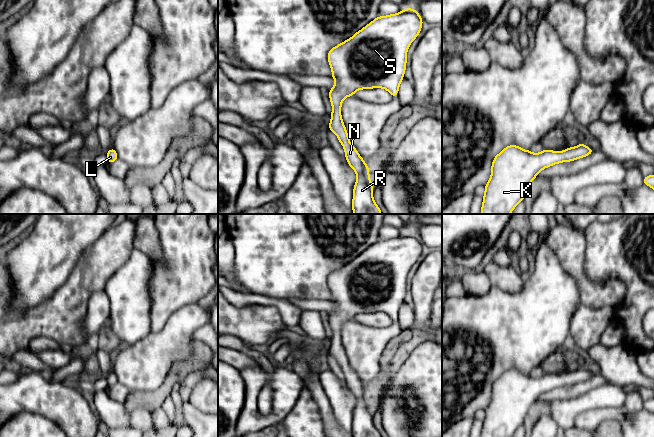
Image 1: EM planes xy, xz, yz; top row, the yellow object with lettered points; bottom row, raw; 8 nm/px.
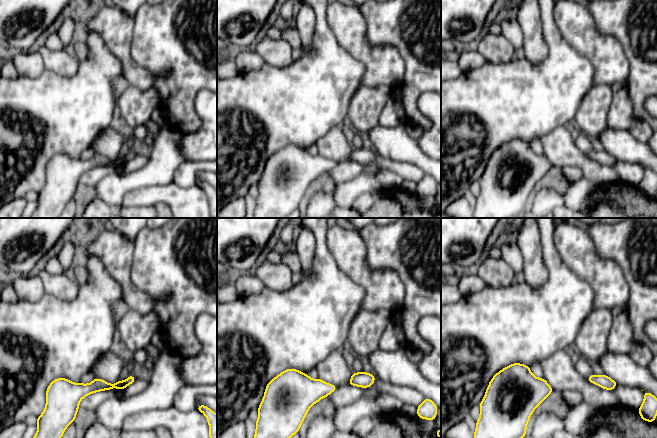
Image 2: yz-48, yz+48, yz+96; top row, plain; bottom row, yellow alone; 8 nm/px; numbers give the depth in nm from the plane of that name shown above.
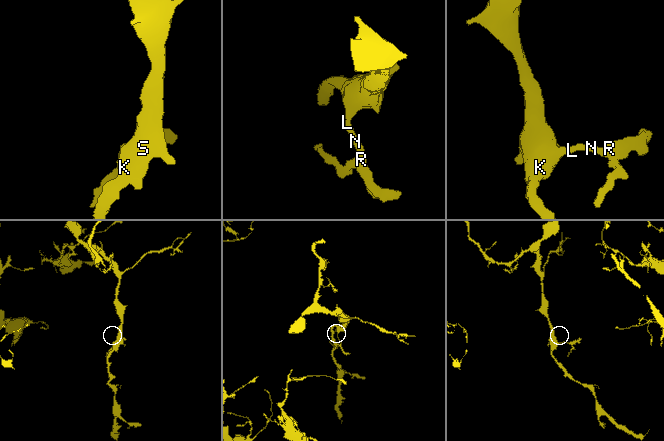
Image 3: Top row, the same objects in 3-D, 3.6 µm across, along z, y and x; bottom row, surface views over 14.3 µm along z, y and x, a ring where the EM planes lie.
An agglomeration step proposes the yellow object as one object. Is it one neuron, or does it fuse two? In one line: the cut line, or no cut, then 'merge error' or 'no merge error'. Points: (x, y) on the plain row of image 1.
no cut; no merge error

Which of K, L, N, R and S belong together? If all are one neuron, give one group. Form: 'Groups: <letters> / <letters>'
Groups: K L N R S

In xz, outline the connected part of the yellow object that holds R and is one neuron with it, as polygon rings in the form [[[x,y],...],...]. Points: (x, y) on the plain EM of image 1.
[[[413,232],[403,233],[396,238],[378,240],[351,262],[331,272],[328,276],[328,287],[332,302],[336,308],[329,314],[332,328],[331,344],[328,353],[334,356],[344,371],[348,389],[356,396],[357,402],[353,412],[353,437],[382,437],[373,423],[373,409],[370,404],[369,391],[350,367],[347,354],[341,340],[342,325],[353,320],[357,314],[383,312],[392,321],[398,320],[399,309],[404,303],[407,275],[410,268],[419,259],[423,244]]]

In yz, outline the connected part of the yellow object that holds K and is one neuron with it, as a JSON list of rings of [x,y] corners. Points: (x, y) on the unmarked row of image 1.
[[[583,367],[564,375],[544,373],[536,378],[517,369],[505,371],[493,383],[490,404],[484,410],[481,437],[511,437],[524,424],[530,407],[541,394],[593,376]]]

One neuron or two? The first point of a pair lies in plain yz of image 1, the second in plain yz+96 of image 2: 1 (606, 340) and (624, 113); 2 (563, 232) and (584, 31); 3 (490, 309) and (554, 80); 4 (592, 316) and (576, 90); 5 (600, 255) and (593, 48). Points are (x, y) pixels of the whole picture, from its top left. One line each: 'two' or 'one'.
1: one
2: one
3: one
4: two
5: two

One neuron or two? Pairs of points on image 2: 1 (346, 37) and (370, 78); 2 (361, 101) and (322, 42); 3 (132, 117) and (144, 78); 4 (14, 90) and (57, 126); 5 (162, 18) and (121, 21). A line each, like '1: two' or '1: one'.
1: one
2: two
3: two
4: one
5: two

